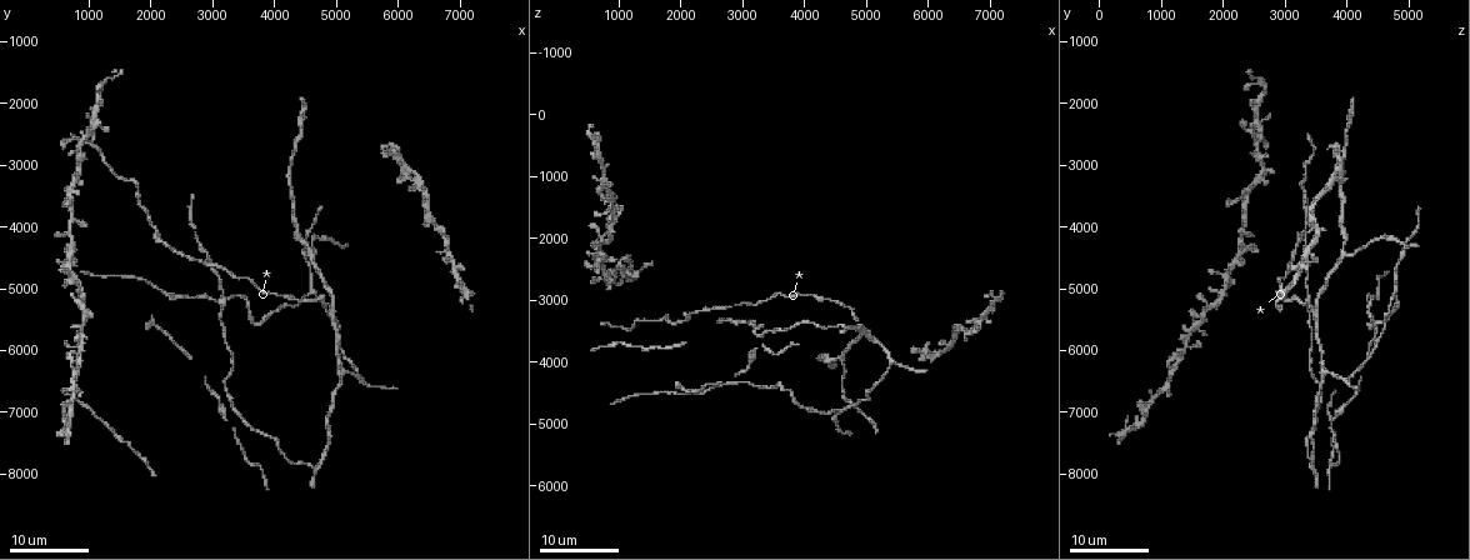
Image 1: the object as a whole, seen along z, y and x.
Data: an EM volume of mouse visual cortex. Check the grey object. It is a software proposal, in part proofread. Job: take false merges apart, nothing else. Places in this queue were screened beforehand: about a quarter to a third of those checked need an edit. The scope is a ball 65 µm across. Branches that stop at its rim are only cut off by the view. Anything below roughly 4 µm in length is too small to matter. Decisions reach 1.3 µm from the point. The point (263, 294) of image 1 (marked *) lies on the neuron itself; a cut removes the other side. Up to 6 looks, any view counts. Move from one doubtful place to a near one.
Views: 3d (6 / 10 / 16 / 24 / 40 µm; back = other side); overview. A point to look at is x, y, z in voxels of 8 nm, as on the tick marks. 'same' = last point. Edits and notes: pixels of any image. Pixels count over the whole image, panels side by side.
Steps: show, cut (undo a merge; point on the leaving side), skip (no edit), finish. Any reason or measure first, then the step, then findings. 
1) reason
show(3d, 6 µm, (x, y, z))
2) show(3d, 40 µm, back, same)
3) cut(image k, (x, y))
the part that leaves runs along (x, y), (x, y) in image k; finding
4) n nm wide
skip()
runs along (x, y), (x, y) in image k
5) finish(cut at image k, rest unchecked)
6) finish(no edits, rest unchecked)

show(3d, 24 µm, (4600, 4450, 4000))

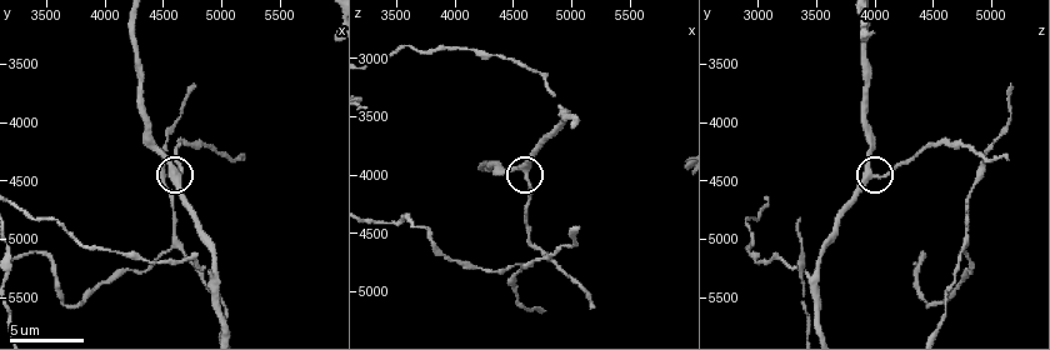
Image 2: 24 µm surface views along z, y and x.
show(3d, 6 µm, (4580, 4460, 3980))

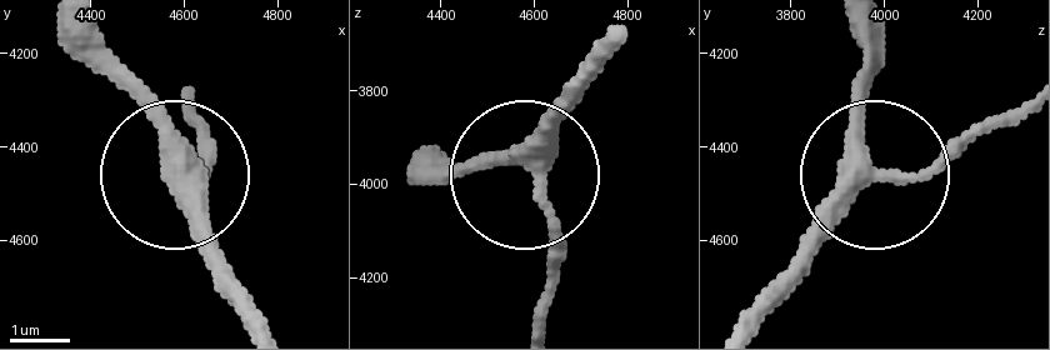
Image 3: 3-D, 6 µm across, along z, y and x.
show(3d, 6 µm, back, (4605, 4460, 3990))

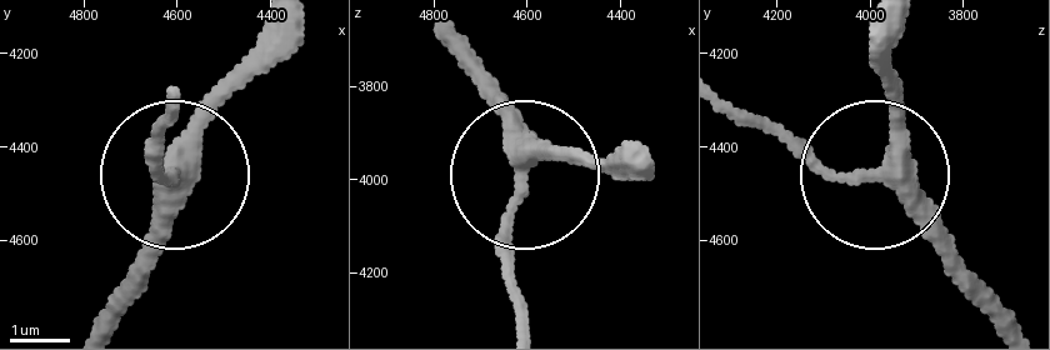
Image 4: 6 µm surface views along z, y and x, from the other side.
skip()
runs along (443, 28), (498, 108), (523, 183), (508, 271), (523, 311) in image 4; continuous, no second neuron

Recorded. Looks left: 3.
arms part here
show(3d, 16 µm, (4600, 5020, 4760))

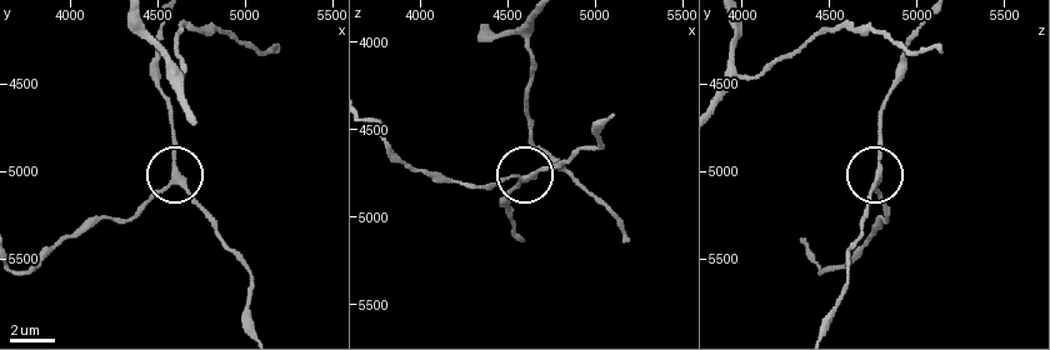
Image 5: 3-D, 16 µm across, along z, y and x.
skip()
runs along (255, 325), (248, 264), (178, 174), (170, 114) in image 5; one neuron here

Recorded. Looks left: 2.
four-way junction
show(3d, 16 µm, (5150, 6400, 3700))

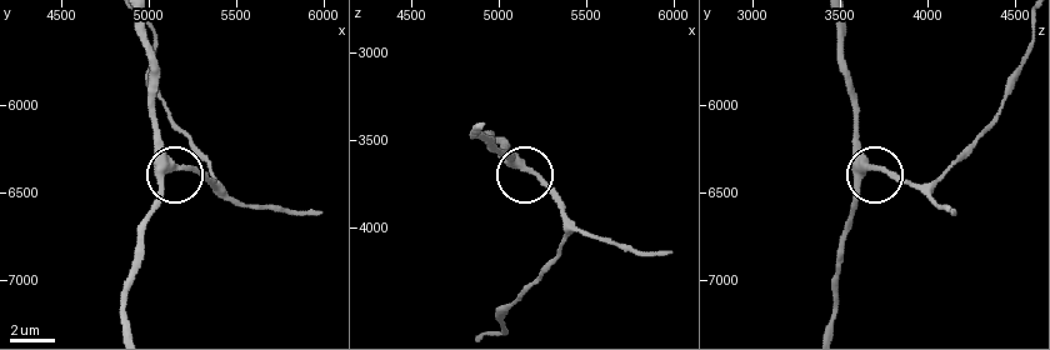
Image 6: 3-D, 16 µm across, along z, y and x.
zoom in
show(3d, 10 µm, (5160, 6360, 3680))

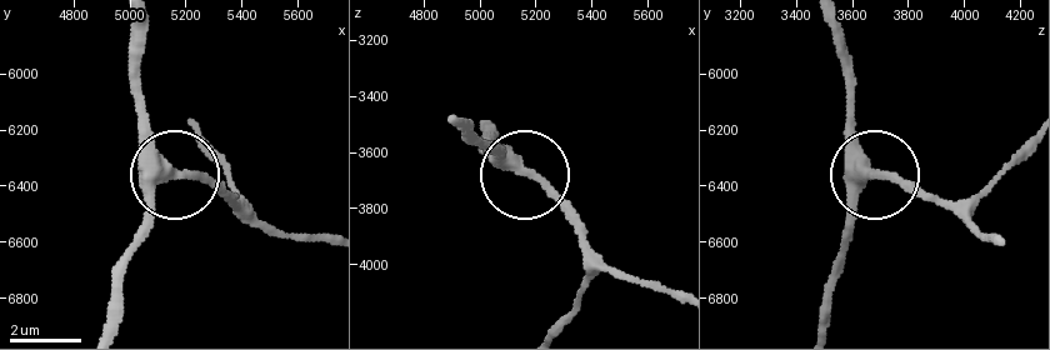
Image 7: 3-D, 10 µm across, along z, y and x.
skip()
runs along (838, 23), (853, 148), (873, 173), (926, 190) in image 7; one neuron here

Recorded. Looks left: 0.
finish(no edits, rest unchecked)

